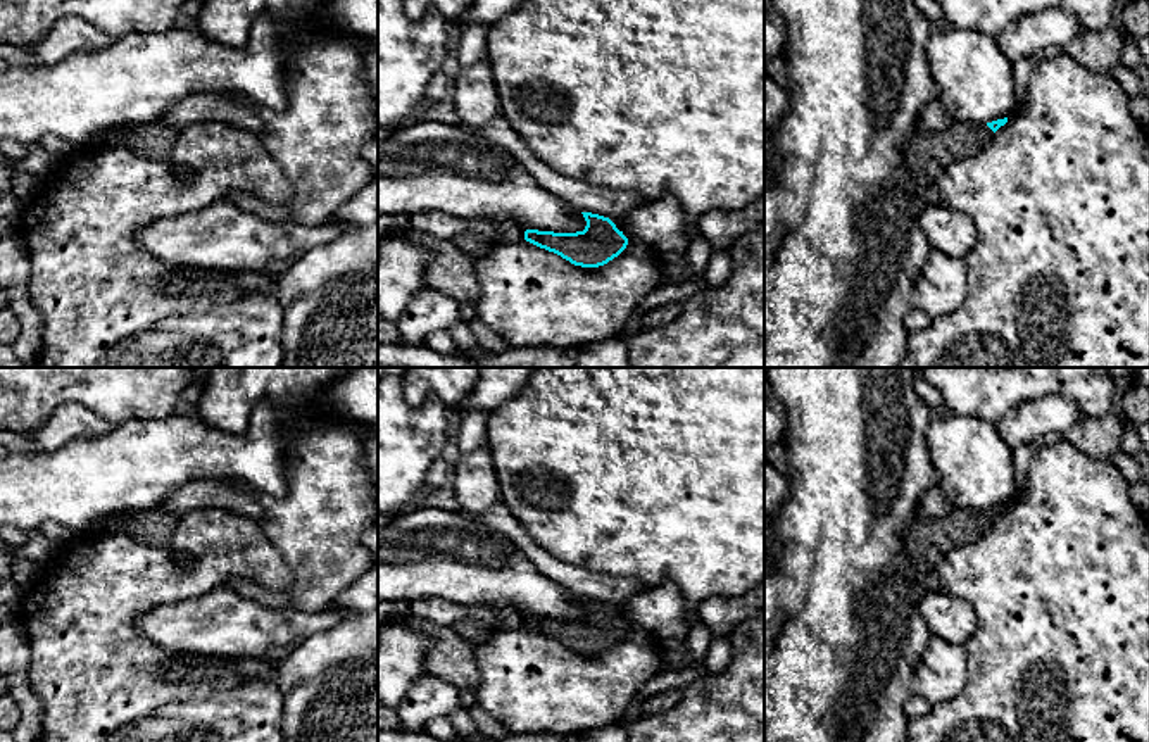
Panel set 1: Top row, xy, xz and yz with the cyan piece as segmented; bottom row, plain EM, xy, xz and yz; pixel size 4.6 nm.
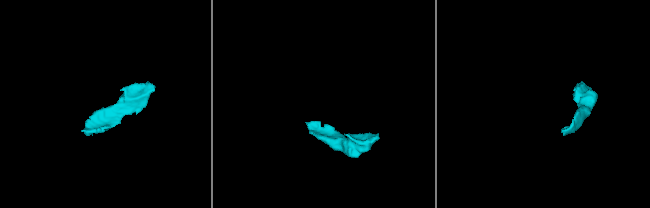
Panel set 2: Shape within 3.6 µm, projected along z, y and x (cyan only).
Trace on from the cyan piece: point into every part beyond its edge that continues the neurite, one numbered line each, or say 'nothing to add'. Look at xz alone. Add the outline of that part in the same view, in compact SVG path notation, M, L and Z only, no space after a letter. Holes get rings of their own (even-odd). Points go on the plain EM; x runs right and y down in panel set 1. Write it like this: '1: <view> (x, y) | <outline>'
nothing to add

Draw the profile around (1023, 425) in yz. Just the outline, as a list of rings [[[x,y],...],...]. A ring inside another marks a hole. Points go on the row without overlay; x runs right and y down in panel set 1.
[[[1051,393],[1025,400],[994,423],[1011,450],[1032,445],[1039,438],[1056,433],[1063,437],[1080,419],[1078,407],[1064,395]]]

